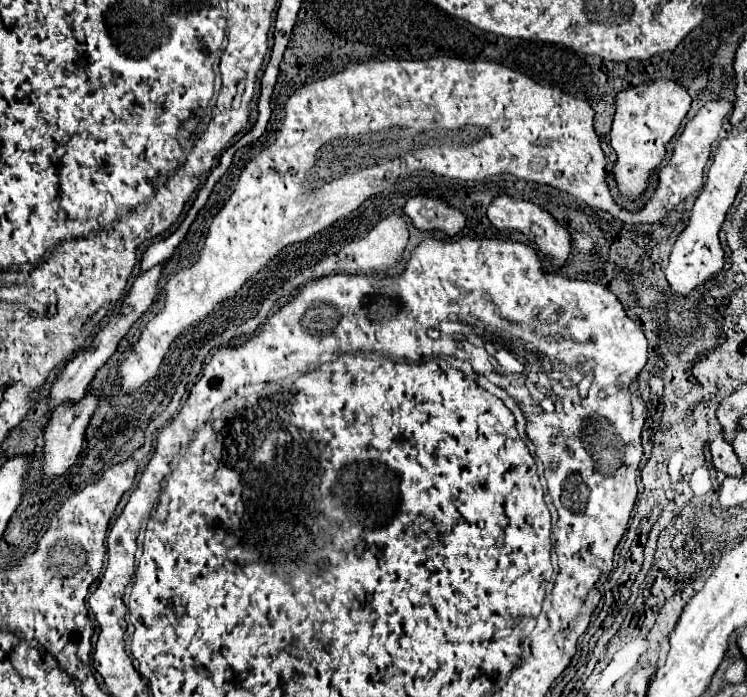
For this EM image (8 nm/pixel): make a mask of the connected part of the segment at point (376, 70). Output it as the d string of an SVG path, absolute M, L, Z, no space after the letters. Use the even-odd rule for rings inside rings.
M439 56L439 58L431 58L431 60L387 60L387 62L365 62L365 64L351 64L349 68L345 68L343 72L337 72L325 80L319 80L315 84L309 84L309 86L303 86L301 90L297 90L285 104L285 120L281 124L281 130L277 134L277 140L267 146L263 152L257 154L257 158L253 158L245 170L241 172L241 178L235 186L235 192L231 194L231 198L225 202L225 206L217 212L217 216L213 218L211 222L211 228L209 228L209 234L207 234L207 240L205 240L205 248L203 248L203 254L201 258L197 260L197 264L193 264L191 268L183 268L179 270L165 286L165 306L163 310L147 322L139 342L133 346L131 354L119 364L119 376L121 376L121 384L119 384L119 390L135 390L139 388L145 380L153 378L157 374L157 368L163 360L163 356L167 354L169 350L169 344L183 332L183 328L187 328L189 324L193 322L199 322L203 320L213 308L217 302L221 300L227 300L227 298L233 298L235 292L249 280L255 276L255 272L259 268L263 268L277 252L281 252L285 246L289 244L295 244L295 242L303 242L311 236L315 236L319 230L331 226L335 220L339 218L345 218L349 216L355 208L361 206L363 200L367 200L369 196L378 194L383 191L383 188L391 186L397 176L403 176L403 174L411 174L415 170L429 170L433 174L439 174L439 176L447 176L451 180L459 180L459 182L465 182L465 180L485 180L489 176L495 176L495 174L503 174L503 172L509 172L509 174L515 174L517 178L523 178L523 180L529 180L529 182L539 182L539 184L549 184L557 190L563 190L571 196L575 196L577 200L583 200L585 204L589 204L591 208L599 208L599 210L605 210L605 212L611 212L615 218L619 218L621 222L627 222L627 224L645 224L645 222L657 222L665 216L667 208L671 210L673 206L677 206L679 202L683 202L687 196L691 196L693 192L701 190L703 186L703 168L705 164L709 162L709 156L711 156L711 146L715 142L715 138L719 136L721 128L723 128L723 122L725 118L729 116L731 112L731 102L729 100L713 100L713 102L707 102L697 114L695 118L691 118L681 136L677 138L675 142L675 150L673 150L673 156L669 160L669 164L665 168L661 168L659 172L659 184L657 184L657 190L655 194L651 196L651 200L637 212L629 212L625 210L623 206L615 204L613 196L611 196L611 190L609 190L609 184L607 184L607 172L605 172L605 156L603 156L603 150L599 146L599 138L593 130L593 108L587 100L579 100L579 98L573 98L569 96L567 92L559 90L559 88L547 88L547 86L541 86L537 82L533 82L529 76L521 74L521 72L515 72L511 68L505 68L497 62L483 62L483 60L457 60L457 58L447 58L447 56ZM473 130L479 132L477 138L473 138Z

